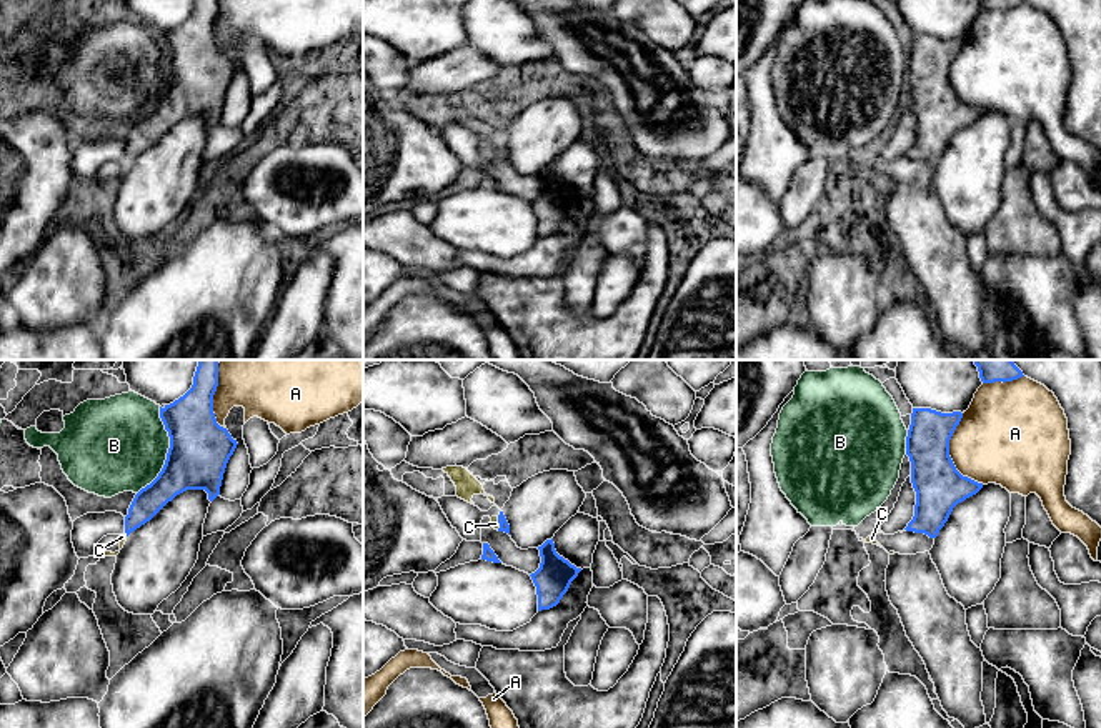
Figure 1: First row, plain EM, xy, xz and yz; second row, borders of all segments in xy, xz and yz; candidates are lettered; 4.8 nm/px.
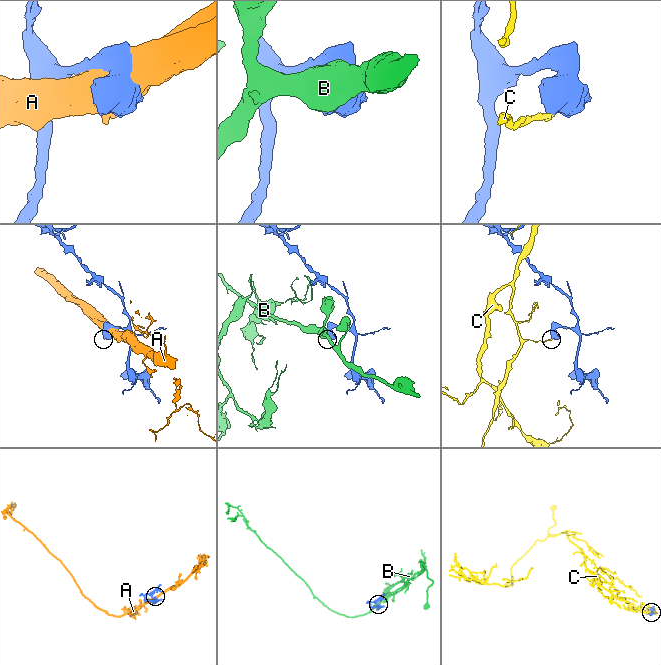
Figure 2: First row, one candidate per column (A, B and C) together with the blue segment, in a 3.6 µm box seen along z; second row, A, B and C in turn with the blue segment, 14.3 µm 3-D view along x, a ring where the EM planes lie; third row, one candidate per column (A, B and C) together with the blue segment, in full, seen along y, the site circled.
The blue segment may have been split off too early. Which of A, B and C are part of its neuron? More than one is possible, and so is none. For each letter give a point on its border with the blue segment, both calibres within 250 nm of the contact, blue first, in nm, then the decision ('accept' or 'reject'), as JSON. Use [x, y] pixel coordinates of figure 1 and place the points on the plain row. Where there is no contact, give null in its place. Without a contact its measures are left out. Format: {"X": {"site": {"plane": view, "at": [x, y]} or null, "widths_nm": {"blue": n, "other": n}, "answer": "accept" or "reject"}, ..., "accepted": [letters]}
{"A": {"site": {"plane": "yz", "at": [948, 82]}, "widths_nm": {"blue": 240, "other": 400}, "answer": "reject"}, "B": {"site": {"plane": "xy", "at": [169, 79]}, "widths_nm": {"blue": 300, "other": 460}, "answer": "reject"}, "C": {"site": {"plane": "xz", "at": [498, 149]}, "widths_nm": {"blue": 50, "other": 40}, "answer": "reject"}, "accepted": []}

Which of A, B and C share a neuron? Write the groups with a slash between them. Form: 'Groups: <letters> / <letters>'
Groups: A / B / C

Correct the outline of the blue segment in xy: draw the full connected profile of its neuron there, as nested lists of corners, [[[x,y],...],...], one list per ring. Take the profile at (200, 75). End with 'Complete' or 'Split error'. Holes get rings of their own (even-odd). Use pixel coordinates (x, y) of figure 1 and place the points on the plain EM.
[[[195,0],[193,12],[183,23],[160,33],[170,75],[158,103],[135,122],[128,135],[127,163],[187,117],[205,117],[210,128],[220,122],[227,90],[238,70],[217,50],[217,13],[218,0]]]. Complete

